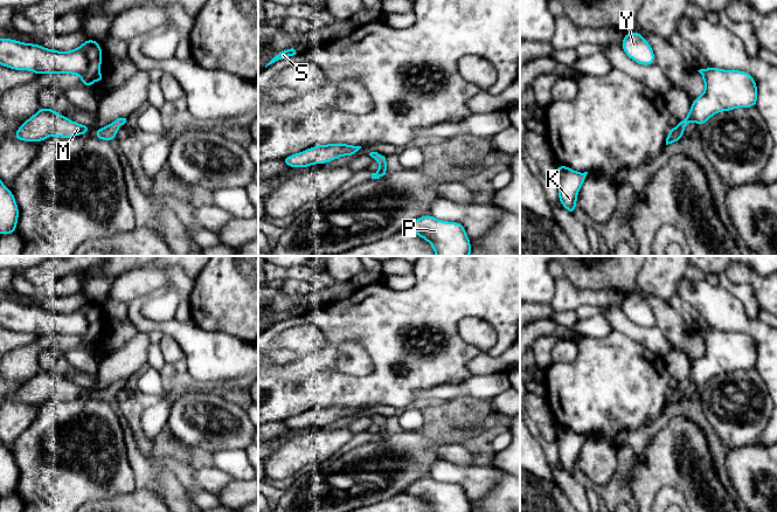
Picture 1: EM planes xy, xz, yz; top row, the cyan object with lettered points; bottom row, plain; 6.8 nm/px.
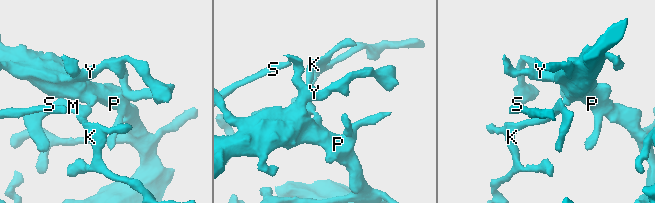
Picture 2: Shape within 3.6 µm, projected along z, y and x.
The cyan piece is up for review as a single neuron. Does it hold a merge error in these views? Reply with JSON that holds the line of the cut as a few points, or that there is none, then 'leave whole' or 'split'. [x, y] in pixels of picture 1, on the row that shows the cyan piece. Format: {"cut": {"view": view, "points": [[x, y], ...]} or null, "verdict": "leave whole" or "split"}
{"cut": null, "verdict": "leave whole"}

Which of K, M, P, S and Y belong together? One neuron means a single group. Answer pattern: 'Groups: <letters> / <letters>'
Groups: K M P S Y

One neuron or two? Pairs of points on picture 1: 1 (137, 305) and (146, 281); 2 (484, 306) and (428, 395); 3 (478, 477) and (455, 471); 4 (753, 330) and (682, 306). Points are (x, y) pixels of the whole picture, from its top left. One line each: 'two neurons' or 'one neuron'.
1: two neurons
2: two neurons
3: one neuron
4: two neurons

